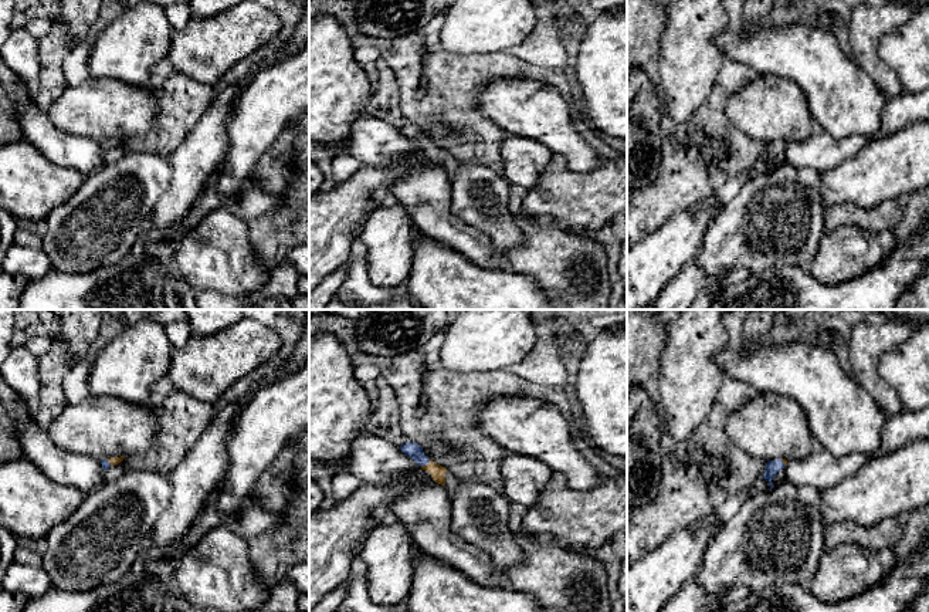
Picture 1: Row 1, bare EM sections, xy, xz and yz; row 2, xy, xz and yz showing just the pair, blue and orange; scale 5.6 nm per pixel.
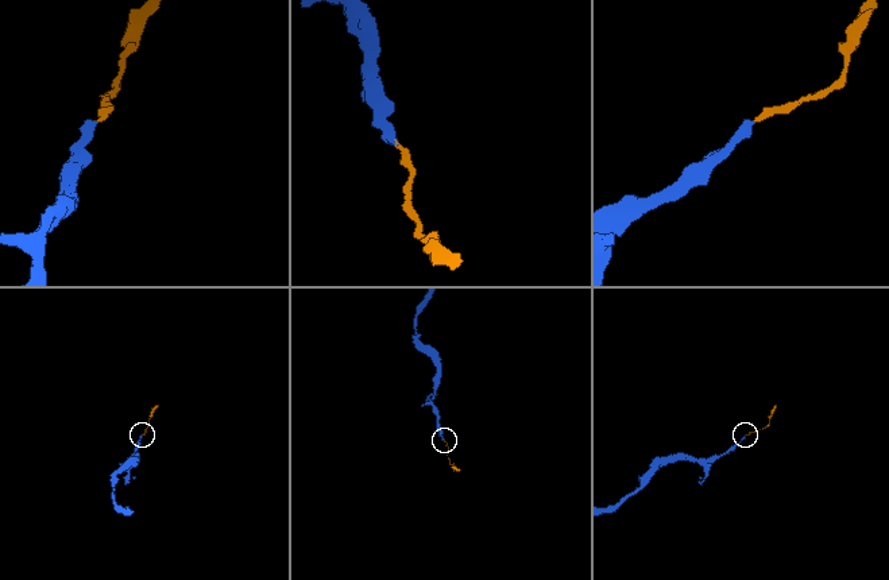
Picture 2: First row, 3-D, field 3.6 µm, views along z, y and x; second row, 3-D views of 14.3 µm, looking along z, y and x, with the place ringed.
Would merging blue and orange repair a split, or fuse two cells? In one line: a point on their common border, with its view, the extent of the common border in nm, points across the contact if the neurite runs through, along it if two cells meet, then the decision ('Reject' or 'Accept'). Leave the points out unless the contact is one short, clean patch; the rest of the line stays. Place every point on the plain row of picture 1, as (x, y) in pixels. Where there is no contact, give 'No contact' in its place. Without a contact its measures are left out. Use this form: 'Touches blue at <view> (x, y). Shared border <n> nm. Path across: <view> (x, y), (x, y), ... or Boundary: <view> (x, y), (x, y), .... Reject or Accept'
Touches blue at xz (426, 145). Shared border 70 nm. Path across: xz (410, 131), (426, 145), (437, 154). Accept

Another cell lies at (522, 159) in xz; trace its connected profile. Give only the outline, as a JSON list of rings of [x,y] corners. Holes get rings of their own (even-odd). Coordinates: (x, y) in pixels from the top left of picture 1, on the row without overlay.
[[[504,132],[498,151],[501,175],[521,192],[536,185],[540,172],[553,156],[552,151],[538,141],[508,132]]]

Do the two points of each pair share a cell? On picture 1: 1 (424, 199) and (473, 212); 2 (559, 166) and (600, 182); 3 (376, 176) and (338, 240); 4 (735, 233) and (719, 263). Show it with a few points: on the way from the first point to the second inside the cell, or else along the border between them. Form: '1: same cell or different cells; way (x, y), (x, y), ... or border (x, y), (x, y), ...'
1: different cells; border (448, 182), (451, 210), (475, 229)
2: same cell; way (569, 176), (575, 182), (590, 182)
3: same cell; way (360, 192), (338, 215), (338, 225)
4: same cell; way (732, 240), (719, 256)

